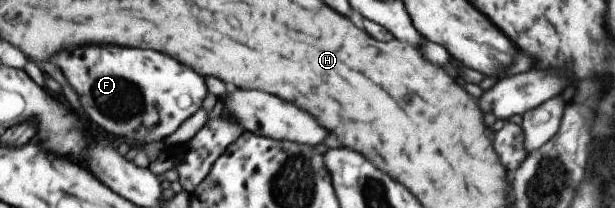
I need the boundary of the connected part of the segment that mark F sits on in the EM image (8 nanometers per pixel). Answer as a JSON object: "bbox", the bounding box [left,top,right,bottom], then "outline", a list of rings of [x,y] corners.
{"bbox":[54,46,207,146],"outline":[[[86,46],[86,48],[74,48],[70,52],[60,52],[54,56],[54,60],[58,68],[62,70],[66,82],[76,92],[78,102],[90,122],[94,122],[98,128],[103,128],[105,132],[116,138],[132,140],[142,146],[158,140],[162,141],[172,134],[186,118],[192,116],[200,108],[207,93],[204,80],[196,72],[152,50]]]}

